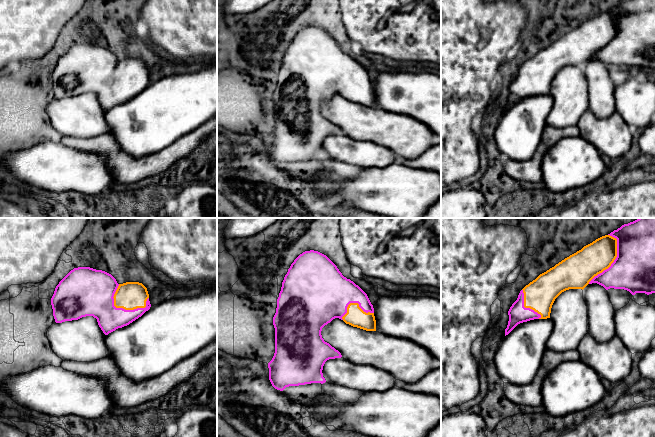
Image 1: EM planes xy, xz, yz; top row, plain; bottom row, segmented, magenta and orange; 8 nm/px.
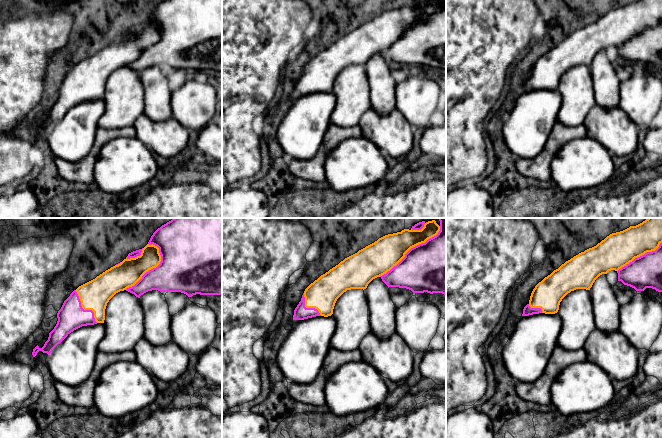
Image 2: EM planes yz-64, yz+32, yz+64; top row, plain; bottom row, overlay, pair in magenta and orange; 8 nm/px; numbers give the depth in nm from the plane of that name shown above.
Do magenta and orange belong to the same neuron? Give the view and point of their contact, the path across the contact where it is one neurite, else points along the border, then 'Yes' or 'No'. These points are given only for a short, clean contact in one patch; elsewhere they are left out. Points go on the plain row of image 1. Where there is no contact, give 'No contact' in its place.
Touches magenta at xy (130, 86). Yes

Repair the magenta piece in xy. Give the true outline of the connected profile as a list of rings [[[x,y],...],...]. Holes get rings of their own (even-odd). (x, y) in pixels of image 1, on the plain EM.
[[[90,43],[71,46],[56,62],[51,81],[56,99],[93,92],[105,111],[129,101],[151,83],[147,64],[142,59],[118,60],[111,50]]]

